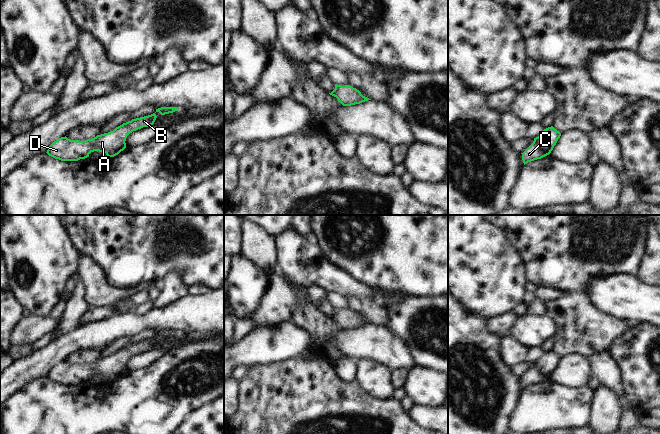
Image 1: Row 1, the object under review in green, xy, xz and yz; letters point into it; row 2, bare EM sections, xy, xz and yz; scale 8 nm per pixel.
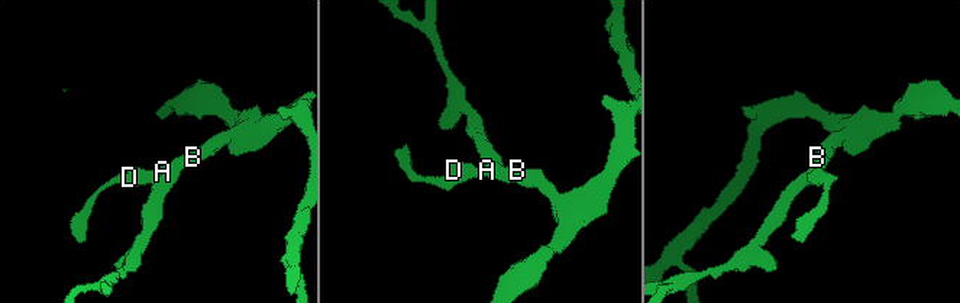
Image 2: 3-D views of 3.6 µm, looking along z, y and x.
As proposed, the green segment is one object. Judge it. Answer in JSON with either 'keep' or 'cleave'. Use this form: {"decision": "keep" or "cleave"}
{"decision": "keep"}

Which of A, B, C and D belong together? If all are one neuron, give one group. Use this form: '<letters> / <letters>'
A B C D

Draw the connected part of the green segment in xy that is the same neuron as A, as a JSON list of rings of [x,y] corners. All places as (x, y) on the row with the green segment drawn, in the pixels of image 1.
[[[155,113],[132,119],[116,127],[113,131],[97,135],[85,141],[70,140],[66,136],[54,141],[48,148],[47,154],[61,161],[78,161],[89,157],[94,151],[103,152],[107,158],[118,155],[126,148],[127,136],[143,127],[154,124],[157,116]]]

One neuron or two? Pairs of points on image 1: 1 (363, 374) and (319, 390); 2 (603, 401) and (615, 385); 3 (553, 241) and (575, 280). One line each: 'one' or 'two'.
1: two
2: two
3: one

